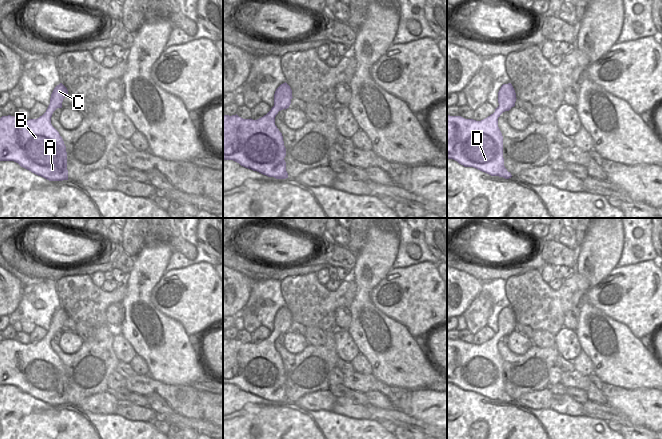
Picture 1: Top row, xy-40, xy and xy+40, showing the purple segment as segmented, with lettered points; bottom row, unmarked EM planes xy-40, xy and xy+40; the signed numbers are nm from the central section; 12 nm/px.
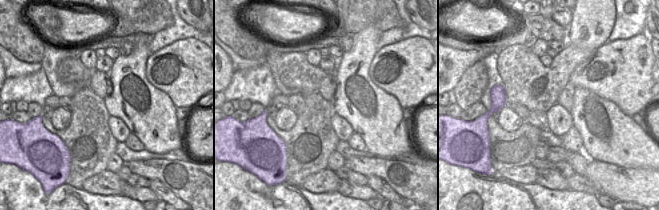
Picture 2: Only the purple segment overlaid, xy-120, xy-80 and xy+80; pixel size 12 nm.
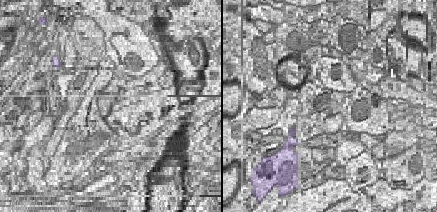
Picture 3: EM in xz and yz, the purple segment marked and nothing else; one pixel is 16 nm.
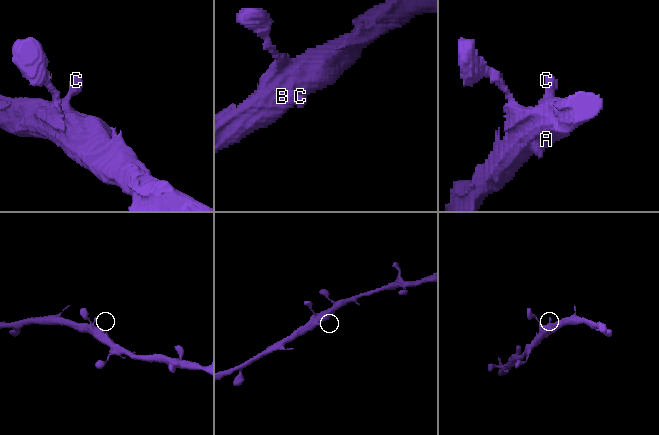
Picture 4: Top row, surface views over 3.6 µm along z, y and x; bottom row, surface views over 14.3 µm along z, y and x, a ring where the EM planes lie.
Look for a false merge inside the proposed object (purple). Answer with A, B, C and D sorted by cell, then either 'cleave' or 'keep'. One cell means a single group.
A B C D; keep

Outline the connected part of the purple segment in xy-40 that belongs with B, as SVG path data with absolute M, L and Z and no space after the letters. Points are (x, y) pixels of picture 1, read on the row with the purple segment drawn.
M60 83L50 98L46 112L37 119L22 120L16 116L0 118L0 161L14 161L21 167L49 181L68 180L66 146L59 132L52 126L51 117L57 108L62 108L67 88Z

